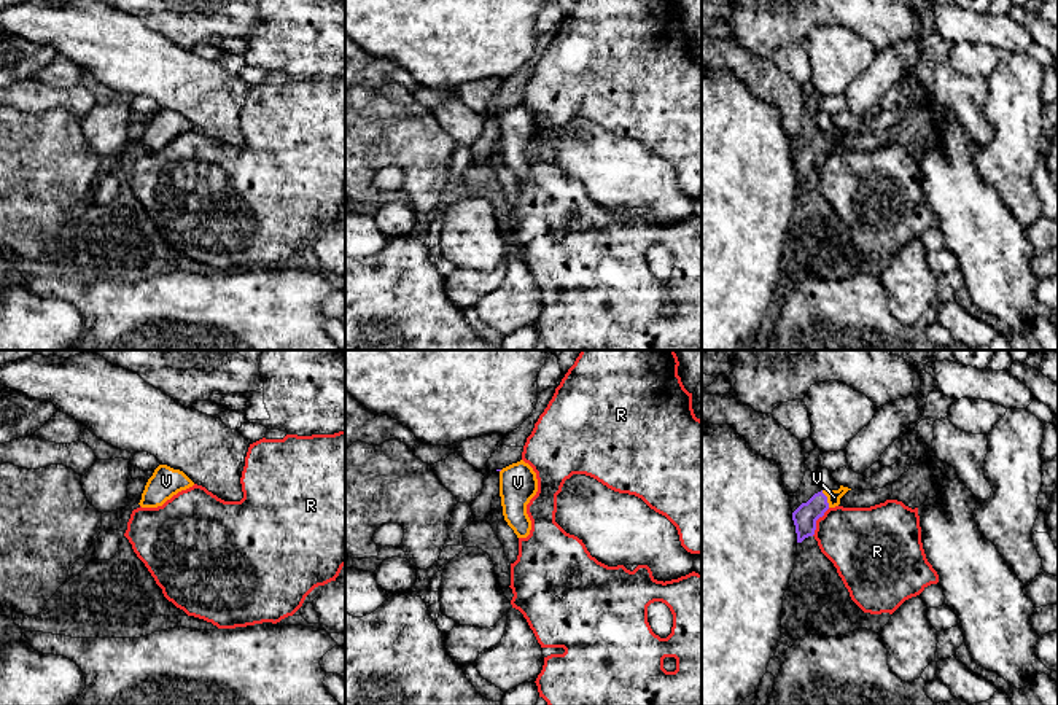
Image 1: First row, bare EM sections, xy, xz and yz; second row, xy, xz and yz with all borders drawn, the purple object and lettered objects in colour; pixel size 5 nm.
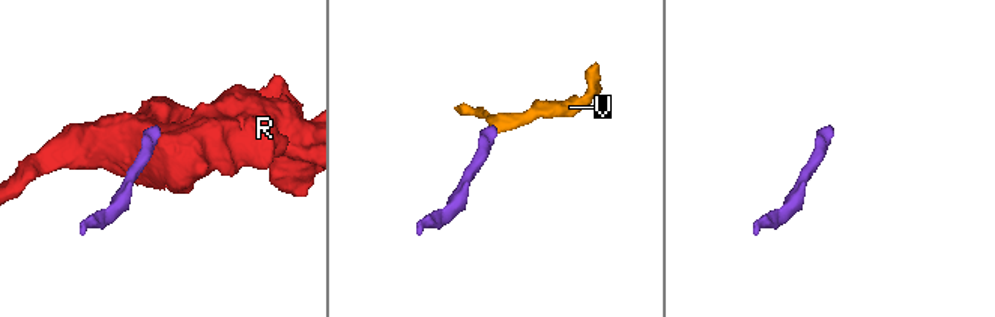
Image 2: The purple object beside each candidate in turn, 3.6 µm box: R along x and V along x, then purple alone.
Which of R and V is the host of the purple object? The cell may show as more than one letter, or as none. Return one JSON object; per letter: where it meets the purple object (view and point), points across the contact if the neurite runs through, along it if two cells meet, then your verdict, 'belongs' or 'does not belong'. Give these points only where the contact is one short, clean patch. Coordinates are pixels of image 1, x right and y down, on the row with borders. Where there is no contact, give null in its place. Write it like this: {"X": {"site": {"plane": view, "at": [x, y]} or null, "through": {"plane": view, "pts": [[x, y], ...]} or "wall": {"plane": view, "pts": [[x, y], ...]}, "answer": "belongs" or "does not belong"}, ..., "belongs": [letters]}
{"R": {"site": {"plane": "yz", "at": [815, 522]}, "wall": {"plane": "yz", "pts": [[829, 508], [816, 521], [816, 529], [812, 535]]}, "answer": "does not belong"}, "V": {"site": {"plane": "yz", "at": [826, 498]}, "through": {"plane": "yz", "pts": [[805, 516], [826, 498], [834, 497]]}, "answer": "belongs"}, "belongs": ["V"]}

